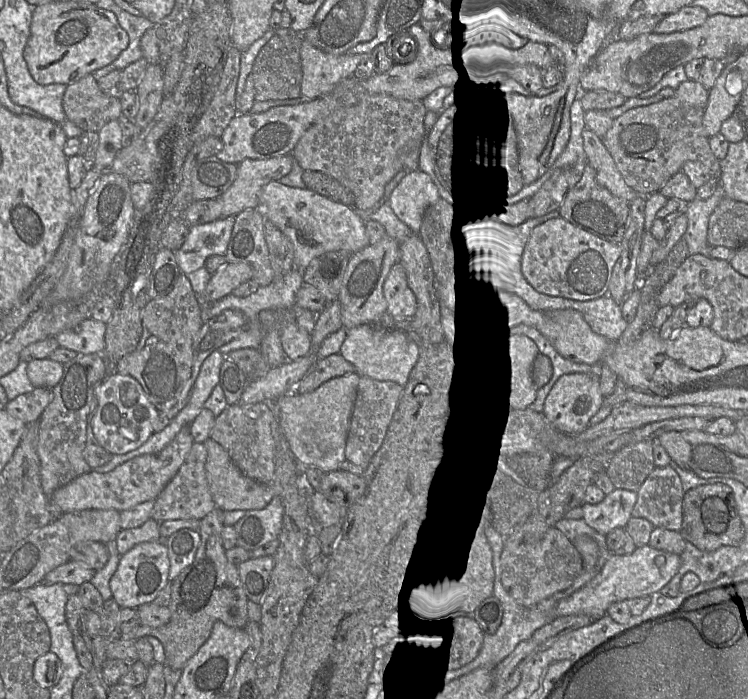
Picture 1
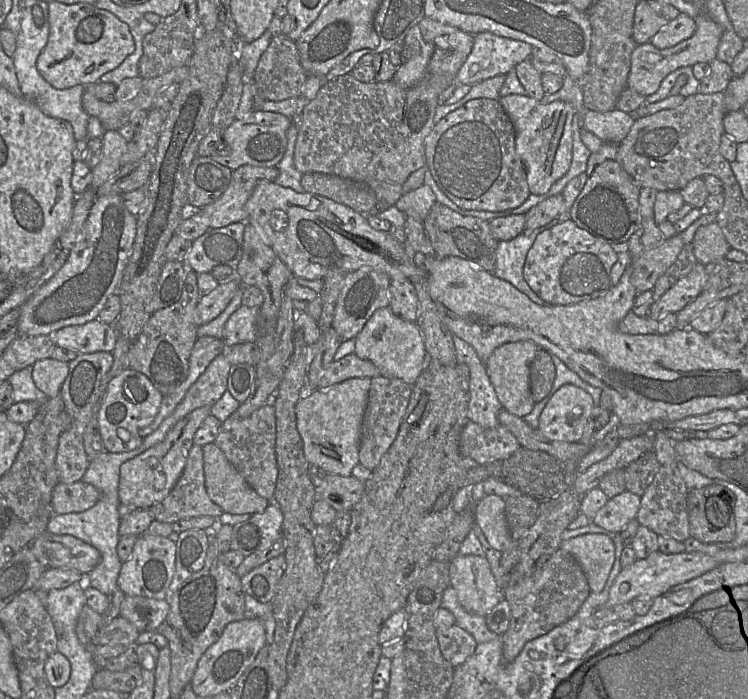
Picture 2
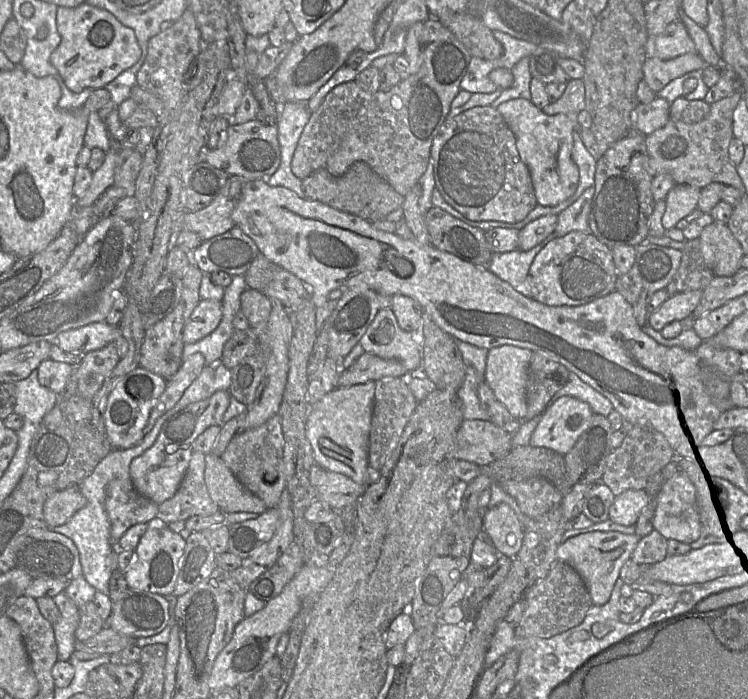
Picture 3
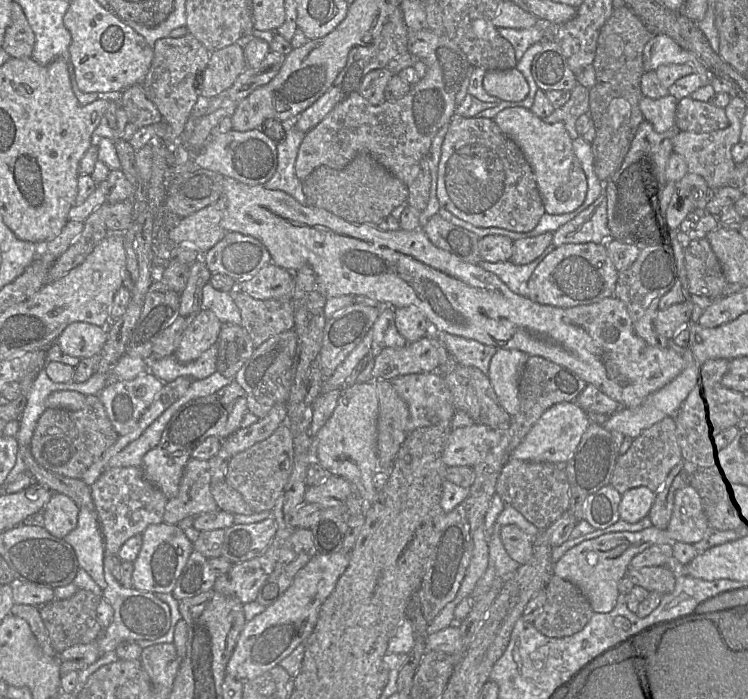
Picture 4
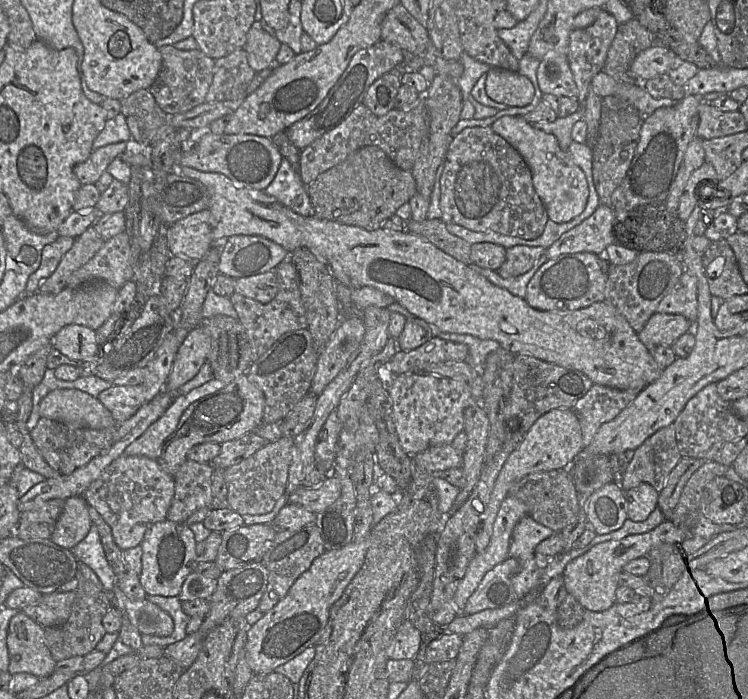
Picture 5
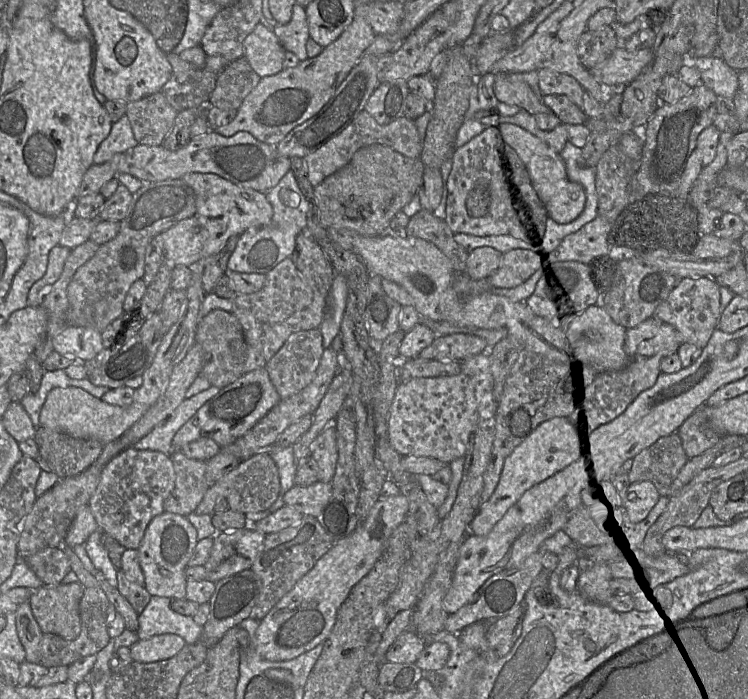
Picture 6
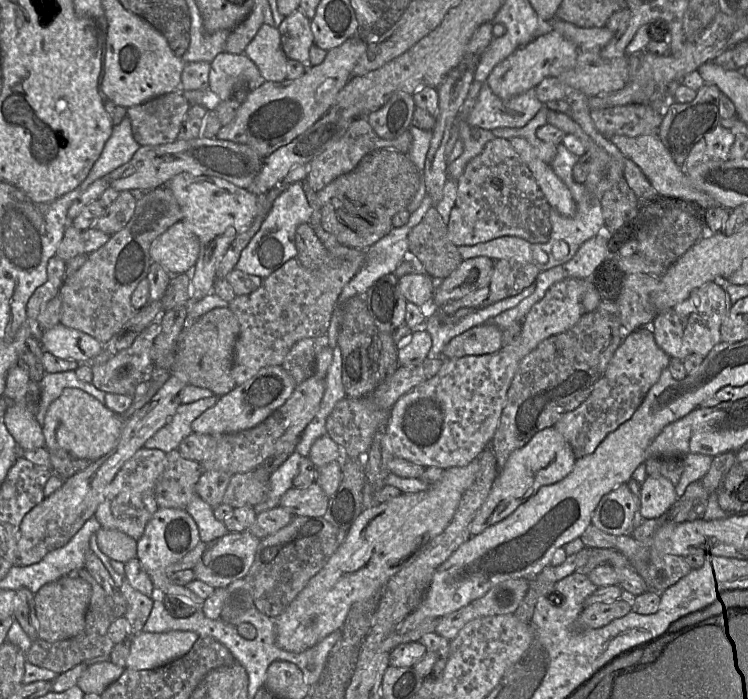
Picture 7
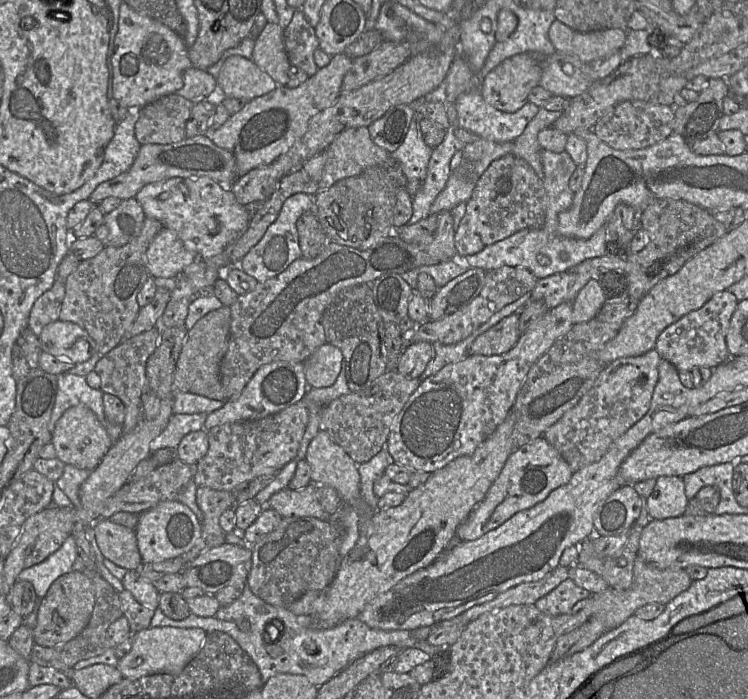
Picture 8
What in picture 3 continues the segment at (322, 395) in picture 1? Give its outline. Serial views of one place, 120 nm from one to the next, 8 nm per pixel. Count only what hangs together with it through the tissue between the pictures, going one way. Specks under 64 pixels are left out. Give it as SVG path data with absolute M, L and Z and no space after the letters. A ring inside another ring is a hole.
M375 381L337 387L310 405L306 437L313 450L314 461L327 472L343 474L358 484L367 485L369 436L375 397Z

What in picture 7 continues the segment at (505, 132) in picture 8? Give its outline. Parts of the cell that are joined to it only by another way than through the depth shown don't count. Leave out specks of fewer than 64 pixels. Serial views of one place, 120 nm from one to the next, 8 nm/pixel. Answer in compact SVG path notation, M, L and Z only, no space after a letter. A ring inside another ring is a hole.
M483 83L477 102L467 117L475 127L492 131L496 128L521 128L544 106L537 98L535 89L530 89L510 99L498 97Z

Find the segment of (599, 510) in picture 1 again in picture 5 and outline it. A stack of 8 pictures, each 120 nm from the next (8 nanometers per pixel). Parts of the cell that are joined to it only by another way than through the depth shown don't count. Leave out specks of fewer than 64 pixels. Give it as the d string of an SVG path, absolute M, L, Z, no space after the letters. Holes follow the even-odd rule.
M641 483L625 492L627 517L642 522L658 507L659 492L648 483Z

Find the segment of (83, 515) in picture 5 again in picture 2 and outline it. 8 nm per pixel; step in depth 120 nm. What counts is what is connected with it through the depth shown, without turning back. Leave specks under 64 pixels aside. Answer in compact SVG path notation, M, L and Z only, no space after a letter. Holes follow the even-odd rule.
M83 480L60 482L53 490L52 511L56 515L83 512L93 507L99 499L99 490Z

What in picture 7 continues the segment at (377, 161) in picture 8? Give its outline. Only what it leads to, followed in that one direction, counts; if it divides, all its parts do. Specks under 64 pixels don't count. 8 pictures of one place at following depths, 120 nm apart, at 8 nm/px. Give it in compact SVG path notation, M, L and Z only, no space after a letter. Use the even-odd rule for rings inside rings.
M357 117L336 142L308 164L308 181L312 189L319 192L339 176L353 171L371 152L379 149L392 149L408 154L411 146L412 135L409 130L395 139L383 139L375 133L366 117Z

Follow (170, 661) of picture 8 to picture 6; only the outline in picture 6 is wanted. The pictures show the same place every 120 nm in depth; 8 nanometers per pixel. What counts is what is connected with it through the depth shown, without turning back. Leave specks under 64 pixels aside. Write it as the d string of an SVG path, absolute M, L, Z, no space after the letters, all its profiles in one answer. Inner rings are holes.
M160 634L148 639L139 639L130 647L130 653L133 661L151 663L172 658L186 644L186 641L177 634Z

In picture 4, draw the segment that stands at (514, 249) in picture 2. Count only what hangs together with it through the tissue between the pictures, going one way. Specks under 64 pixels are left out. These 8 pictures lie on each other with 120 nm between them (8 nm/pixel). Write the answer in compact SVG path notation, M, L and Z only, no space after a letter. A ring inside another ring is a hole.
M550 244L538 258L525 265L515 265L510 260L494 263L482 260L477 265L499 277L514 293L528 297L528 280L530 276L541 261L554 249L555 247Z

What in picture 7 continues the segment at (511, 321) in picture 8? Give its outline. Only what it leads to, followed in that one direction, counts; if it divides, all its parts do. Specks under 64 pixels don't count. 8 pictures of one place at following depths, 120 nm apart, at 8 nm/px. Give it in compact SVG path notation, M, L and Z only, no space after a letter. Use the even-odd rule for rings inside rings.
M483 324L452 338L442 350L443 359L493 354L502 348L503 331L496 325Z

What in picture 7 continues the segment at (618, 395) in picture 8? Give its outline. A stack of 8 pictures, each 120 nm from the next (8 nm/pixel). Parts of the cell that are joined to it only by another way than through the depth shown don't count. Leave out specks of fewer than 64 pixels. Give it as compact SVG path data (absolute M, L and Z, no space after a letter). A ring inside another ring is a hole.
M649 326L625 334L588 398L553 426L569 443L577 459L592 454L609 433L633 416L670 359L655 342Z

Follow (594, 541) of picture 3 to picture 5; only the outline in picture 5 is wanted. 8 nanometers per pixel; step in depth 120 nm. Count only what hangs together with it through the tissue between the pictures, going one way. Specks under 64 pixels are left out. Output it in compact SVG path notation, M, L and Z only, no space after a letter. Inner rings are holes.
M664 520L653 530L637 535L629 535L620 540L610 540L591 547L586 553L570 561L563 571L565 587L586 610L604 612L615 603L615 591L619 575L631 560L647 556L657 546L679 546L688 543L689 531L677 527L670 520Z

